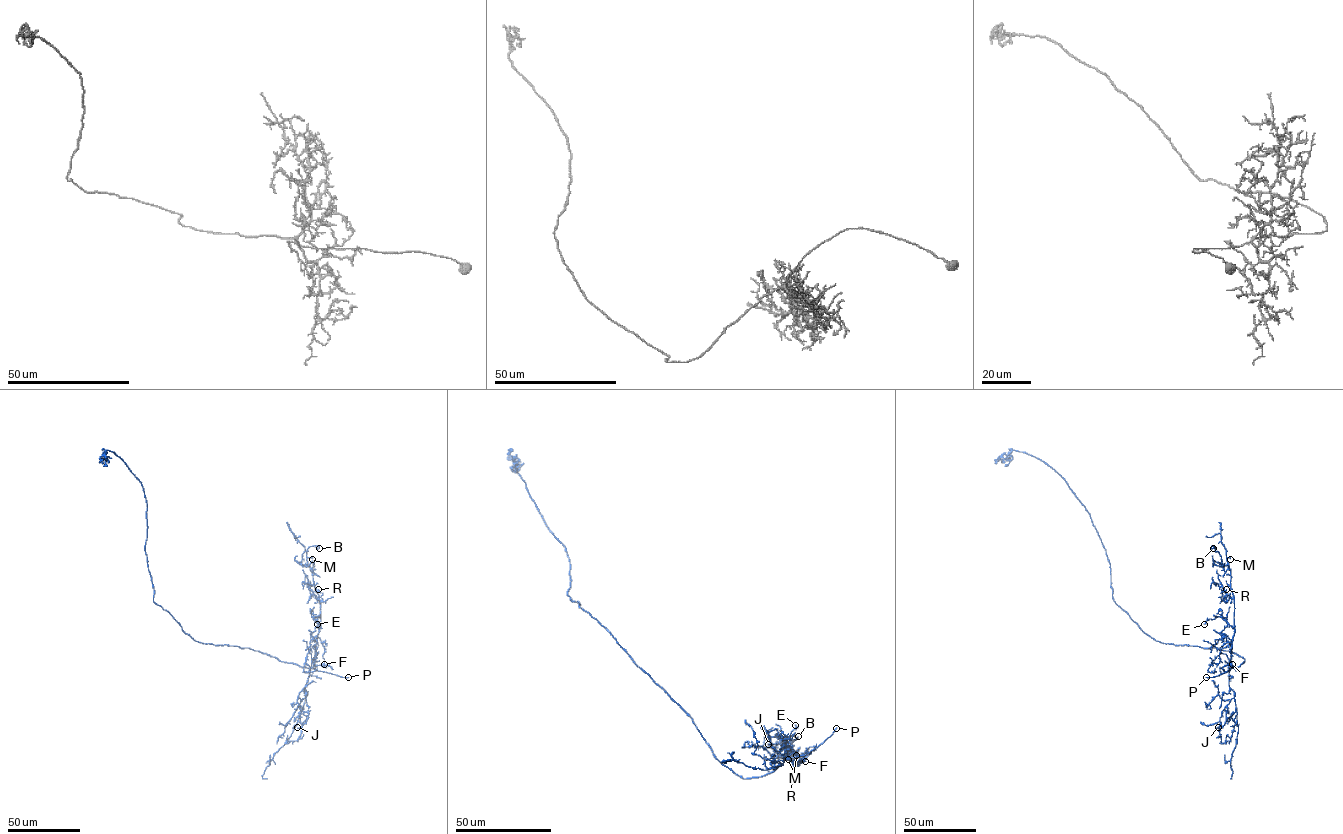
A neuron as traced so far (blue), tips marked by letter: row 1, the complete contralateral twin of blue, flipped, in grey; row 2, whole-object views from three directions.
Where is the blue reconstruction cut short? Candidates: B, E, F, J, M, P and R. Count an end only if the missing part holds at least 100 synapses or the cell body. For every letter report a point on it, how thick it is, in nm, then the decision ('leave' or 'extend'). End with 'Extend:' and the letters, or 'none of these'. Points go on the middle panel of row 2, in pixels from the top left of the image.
B: place (798, 736); calibre 170 nm; leave
E: place (795, 725); calibre 130 nm; leave
F: place (805, 761); calibre 160 nm; leave
J: place (768, 744); calibre 150 nm; leave
M: place (788, 759); calibre 170 nm; leave
P: place (836, 728); calibre 200 nm; extend
R: place (796, 755); calibre 160 nm; leave
Extend: P

